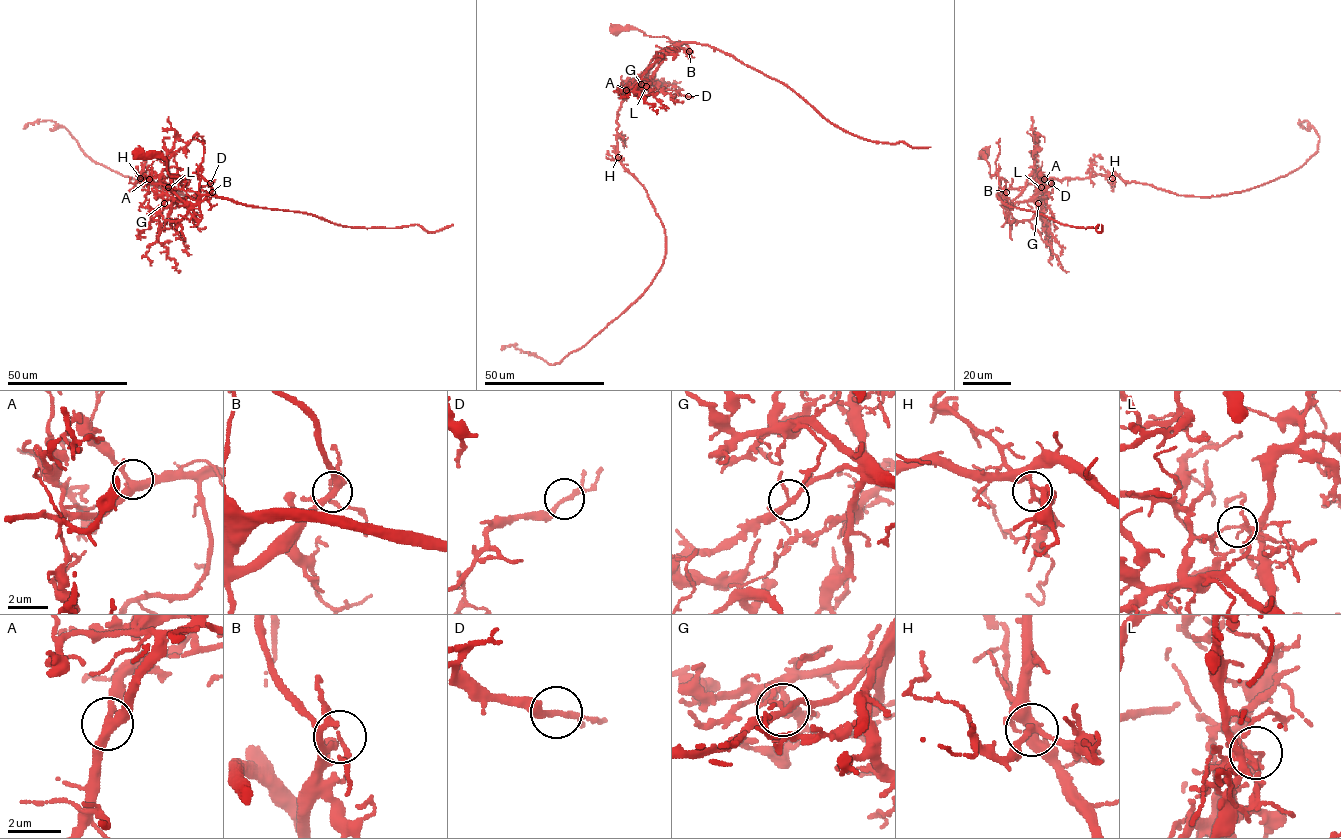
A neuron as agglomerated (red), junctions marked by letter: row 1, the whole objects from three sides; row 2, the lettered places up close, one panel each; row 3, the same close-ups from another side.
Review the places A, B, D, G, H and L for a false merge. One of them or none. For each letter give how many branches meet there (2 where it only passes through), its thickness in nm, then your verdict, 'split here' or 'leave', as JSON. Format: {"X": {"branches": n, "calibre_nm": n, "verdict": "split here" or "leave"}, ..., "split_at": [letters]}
{"A": {"branches": 4, "calibre_nm": 340, "verdict": "leave"}, "B": {"branches": 4, "calibre_nm": 120, "verdict": "leave"}, "D": {"branches": 3, "calibre_nm": 180, "verdict": "leave"}, "G": {"branches": 3, "calibre_nm": 200, "verdict": "leave"}, "H": {"branches": 3, "calibre_nm": 180, "verdict": "leave"}, "L": {"branches": 4, "calibre_nm": 120, "verdict": "split here"}, "split_at": ["L"]}

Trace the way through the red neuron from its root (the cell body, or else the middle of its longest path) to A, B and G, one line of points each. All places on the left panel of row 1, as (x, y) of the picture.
A: (138, 154), (164, 158), (172, 176), (199, 174), (212, 191), (187, 205), (170, 187), (149, 179)
B: (138, 154), (164, 158), (172, 176), (199, 174), (209, 183), (212, 192)
G: (138, 154), (164, 158), (172, 176), (199, 174), (212, 190), (192, 205), (172, 199), (164, 203)

